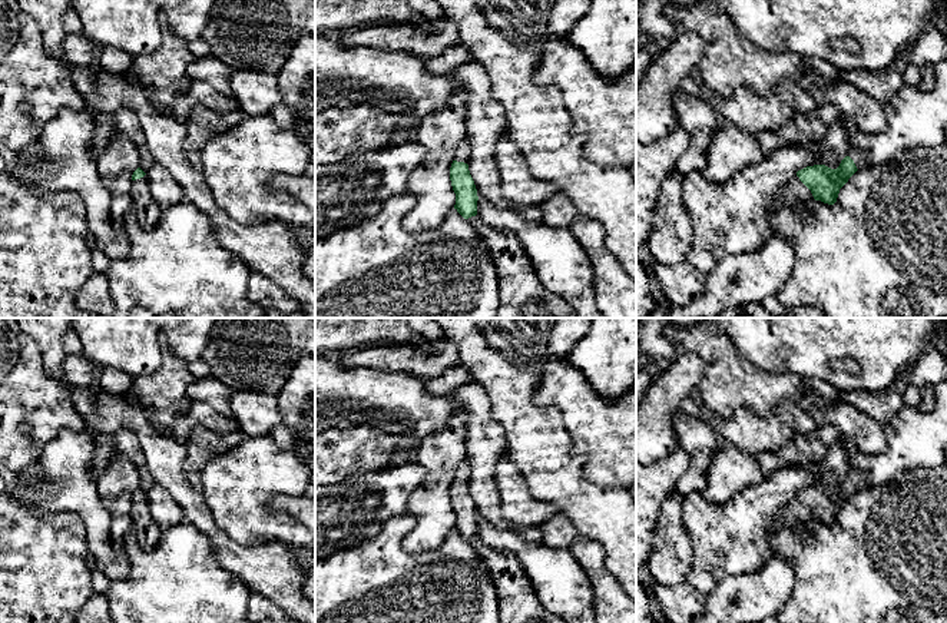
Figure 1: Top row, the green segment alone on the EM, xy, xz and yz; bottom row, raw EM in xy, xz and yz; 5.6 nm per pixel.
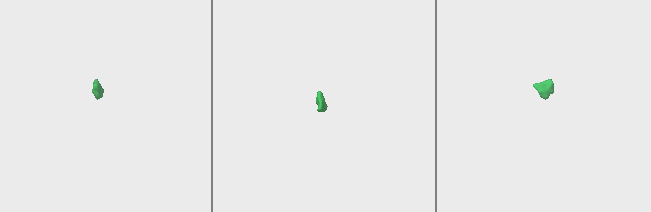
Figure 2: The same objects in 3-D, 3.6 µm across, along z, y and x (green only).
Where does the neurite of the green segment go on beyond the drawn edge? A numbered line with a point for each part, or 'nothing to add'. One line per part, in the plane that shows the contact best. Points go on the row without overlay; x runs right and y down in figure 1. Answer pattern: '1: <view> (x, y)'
1: yz (857, 476)
2: yz (795, 516)

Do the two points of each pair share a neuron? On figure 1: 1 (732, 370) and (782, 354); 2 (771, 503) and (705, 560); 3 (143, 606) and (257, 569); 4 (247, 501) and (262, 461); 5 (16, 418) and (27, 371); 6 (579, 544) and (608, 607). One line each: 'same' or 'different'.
1: different
2: same
3: different
4: same
5: same
6: same

